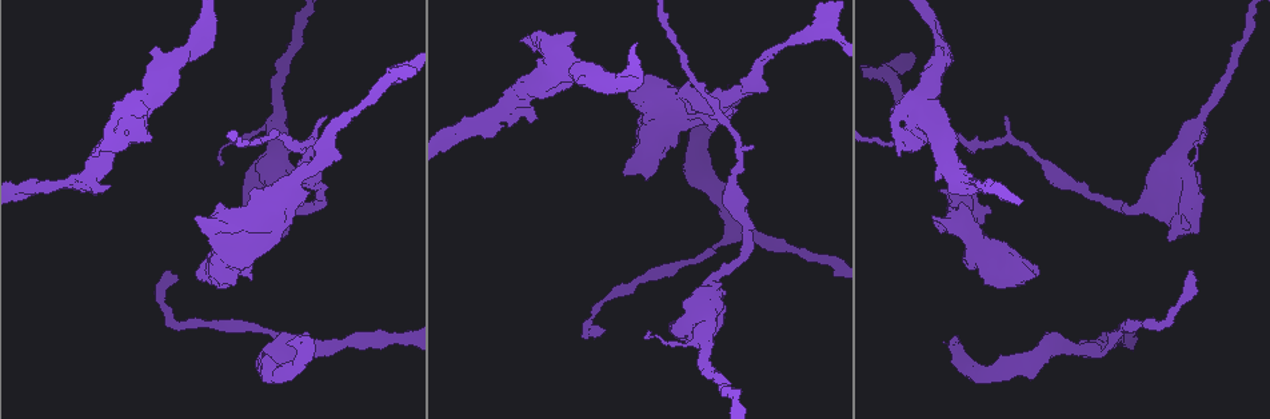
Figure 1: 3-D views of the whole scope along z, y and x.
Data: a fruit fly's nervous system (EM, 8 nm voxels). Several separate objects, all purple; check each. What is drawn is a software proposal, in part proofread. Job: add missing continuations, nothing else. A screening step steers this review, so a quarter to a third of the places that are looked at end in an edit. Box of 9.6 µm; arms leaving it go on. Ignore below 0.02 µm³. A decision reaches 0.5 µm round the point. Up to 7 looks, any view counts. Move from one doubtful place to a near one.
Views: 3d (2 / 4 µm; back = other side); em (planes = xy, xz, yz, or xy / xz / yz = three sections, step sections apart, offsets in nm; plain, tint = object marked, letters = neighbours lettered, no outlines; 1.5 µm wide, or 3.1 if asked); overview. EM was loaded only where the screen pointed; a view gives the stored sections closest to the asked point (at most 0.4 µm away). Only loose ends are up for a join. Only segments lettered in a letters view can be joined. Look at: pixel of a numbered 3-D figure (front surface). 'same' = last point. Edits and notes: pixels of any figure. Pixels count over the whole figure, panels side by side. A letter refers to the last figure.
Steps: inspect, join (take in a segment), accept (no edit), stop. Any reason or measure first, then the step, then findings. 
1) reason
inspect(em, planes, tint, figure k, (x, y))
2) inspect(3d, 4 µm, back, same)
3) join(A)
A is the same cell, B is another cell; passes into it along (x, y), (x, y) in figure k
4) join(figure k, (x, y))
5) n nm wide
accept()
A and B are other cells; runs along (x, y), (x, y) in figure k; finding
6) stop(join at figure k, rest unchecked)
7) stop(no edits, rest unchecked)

an open end
inspect(em, xz, step 8, letters, figure 1, (624, 172))

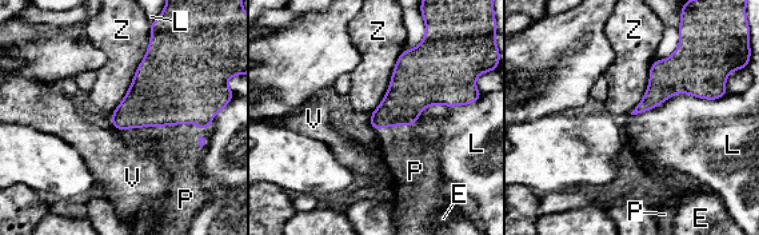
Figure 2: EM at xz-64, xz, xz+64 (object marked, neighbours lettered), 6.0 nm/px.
cut it another way
inspect(em, planes, letters, same)

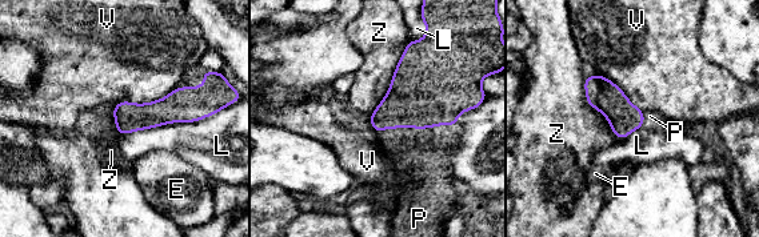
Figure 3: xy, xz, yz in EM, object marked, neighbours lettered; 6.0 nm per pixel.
join(P)
P is the same cell, E, L, V and Z are other cells; passes into it along (422, 93), (398, 127), (403, 144) in figure 3; it goes on there

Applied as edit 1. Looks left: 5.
free end
inspect(em, xz, step 4, letters, figure 1, (951, 345))

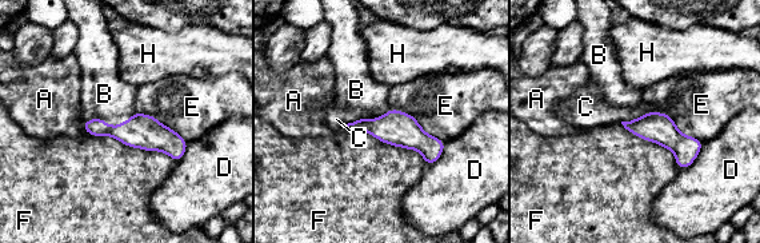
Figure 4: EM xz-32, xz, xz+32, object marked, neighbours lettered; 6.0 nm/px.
F touches over 600 nm
join(B)
B is the same cell, A, C, D, E, F and H are other cells; the neuron continues

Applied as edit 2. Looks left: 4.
thin end
inspect(em, xz, step 8, tint, figure 1, (1191, 165))

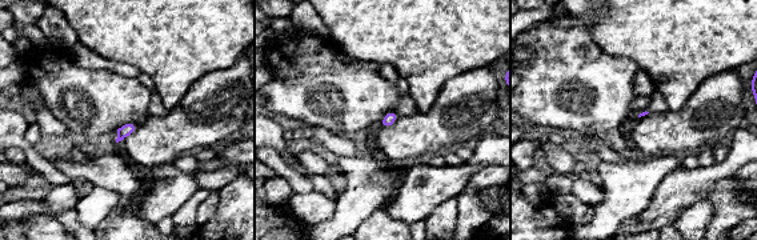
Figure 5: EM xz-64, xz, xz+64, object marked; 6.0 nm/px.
inspect(em, planes, letters, same)

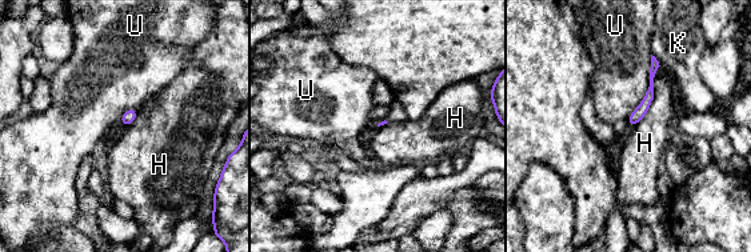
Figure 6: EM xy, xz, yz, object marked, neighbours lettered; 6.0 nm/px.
accept()
H, K and U are other cells; runs along (654, 62), (648, 98), (630, 123) in figure 6; no lettered segment goes on from it

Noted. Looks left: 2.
stop(join at figure 3, join at figure 4, rest unchecked)

